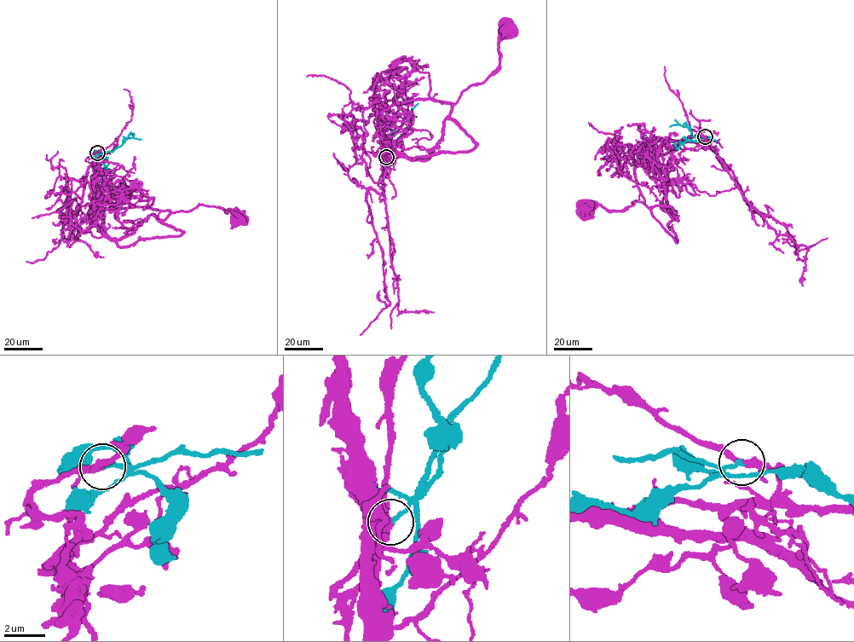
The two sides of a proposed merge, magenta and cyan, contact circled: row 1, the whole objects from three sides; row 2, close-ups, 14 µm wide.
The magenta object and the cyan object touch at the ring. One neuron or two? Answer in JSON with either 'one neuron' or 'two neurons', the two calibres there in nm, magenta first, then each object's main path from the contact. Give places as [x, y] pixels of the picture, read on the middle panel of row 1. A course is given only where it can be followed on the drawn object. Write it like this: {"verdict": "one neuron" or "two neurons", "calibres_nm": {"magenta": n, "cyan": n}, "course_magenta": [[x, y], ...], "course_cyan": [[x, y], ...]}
{"verdict": "one neuron", "calibres_nm": {"magenta": 280, "cyan": 200}, "course_magenta": [[386, 157], [381, 164], [384, 157], [377, 112], [410, 101], [455, 103], [499, 65], [498, 44], [504, 30]], "course_cyan": [[386, 157], [398, 139], [406, 133], [412, 110], [418, 103]]}

